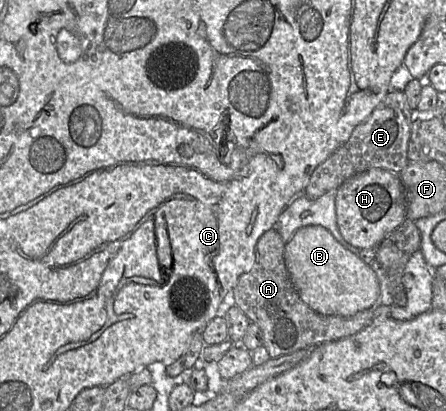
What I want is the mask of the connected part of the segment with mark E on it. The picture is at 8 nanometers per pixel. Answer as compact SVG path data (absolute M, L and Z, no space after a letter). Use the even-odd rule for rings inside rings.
M389 90L369 117L358 124L348 141L313 171L304 194L311 200L336 192L350 178L372 168L389 170L395 174L408 164L407 151L411 133L412 111L403 91Z

